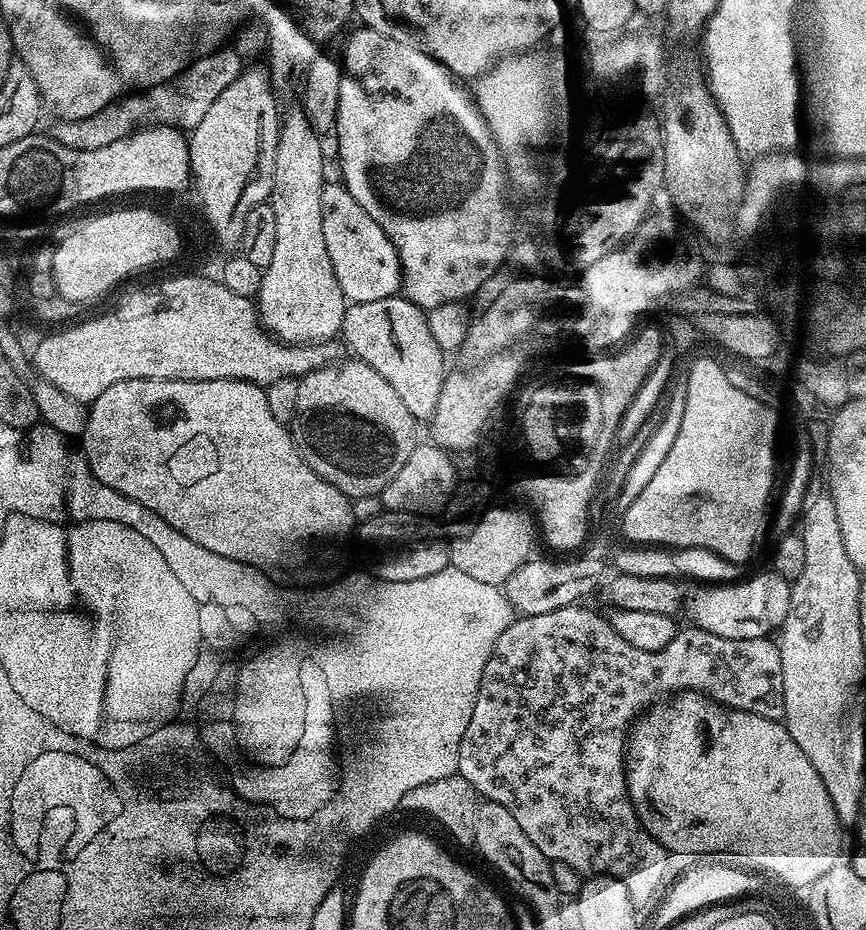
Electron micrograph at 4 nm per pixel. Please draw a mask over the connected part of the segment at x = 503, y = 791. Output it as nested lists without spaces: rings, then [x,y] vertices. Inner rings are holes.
[[[566,605],[565,608],[551,610],[546,614],[533,616],[521,615],[513,619],[502,634],[498,634],[498,642],[494,642],[494,650],[486,662],[486,670],[482,670],[482,682],[478,686],[478,698],[474,702],[474,714],[470,714],[470,723],[466,726],[466,734],[462,734],[462,746],[458,746],[458,766],[456,771],[470,786],[474,786],[477,796],[490,802],[498,802],[498,806],[506,806],[510,814],[514,814],[518,826],[522,826],[526,838],[542,850],[542,854],[550,862],[565,863],[576,873],[594,876],[612,876],[626,886],[626,894],[630,894],[630,902],[636,909],[644,910],[657,899],[656,891],[668,872],[670,853],[663,848],[651,834],[640,824],[638,814],[634,810],[632,800],[628,796],[628,778],[626,775],[626,737],[634,721],[653,704],[678,692],[700,692],[714,702],[724,704],[734,710],[746,710],[750,714],[758,714],[762,718],[783,721],[784,691],[782,690],[782,654],[780,645],[775,639],[762,638],[722,638],[718,634],[710,634],[695,626],[677,631],[674,642],[662,646],[662,650],[647,652],[630,646],[630,642],[618,638],[608,625],[607,619],[584,606]]]

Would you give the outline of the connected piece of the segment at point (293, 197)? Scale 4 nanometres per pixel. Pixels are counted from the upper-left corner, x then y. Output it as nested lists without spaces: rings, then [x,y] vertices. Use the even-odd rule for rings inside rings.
[[[303,111],[283,117],[270,197],[276,215],[276,244],[270,266],[264,268],[260,292],[254,298],[265,331],[282,344],[322,344],[339,337],[346,307],[322,235],[322,190],[326,177],[320,142],[322,136],[312,128]]]

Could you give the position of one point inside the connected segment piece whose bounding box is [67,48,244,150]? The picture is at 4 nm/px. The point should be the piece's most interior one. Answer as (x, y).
(182, 102)

